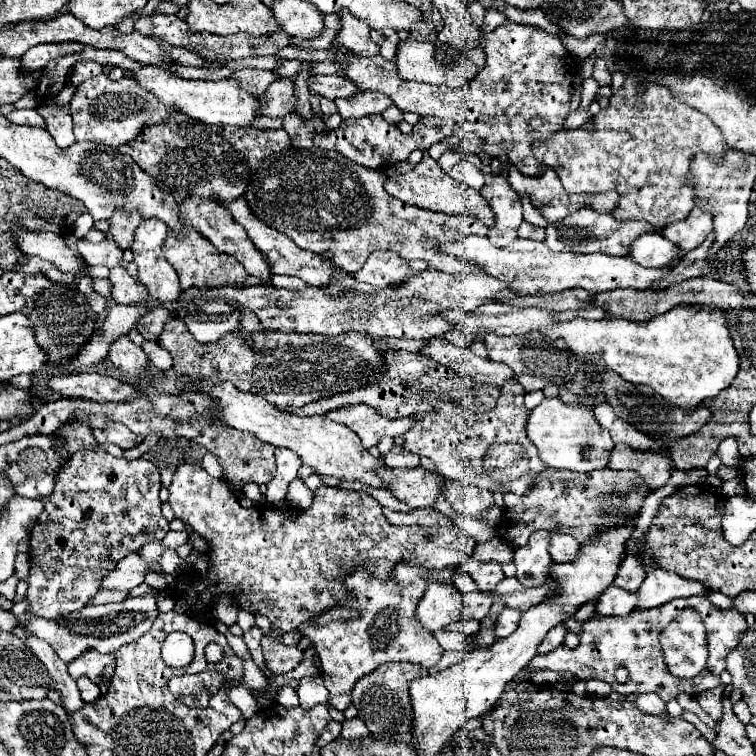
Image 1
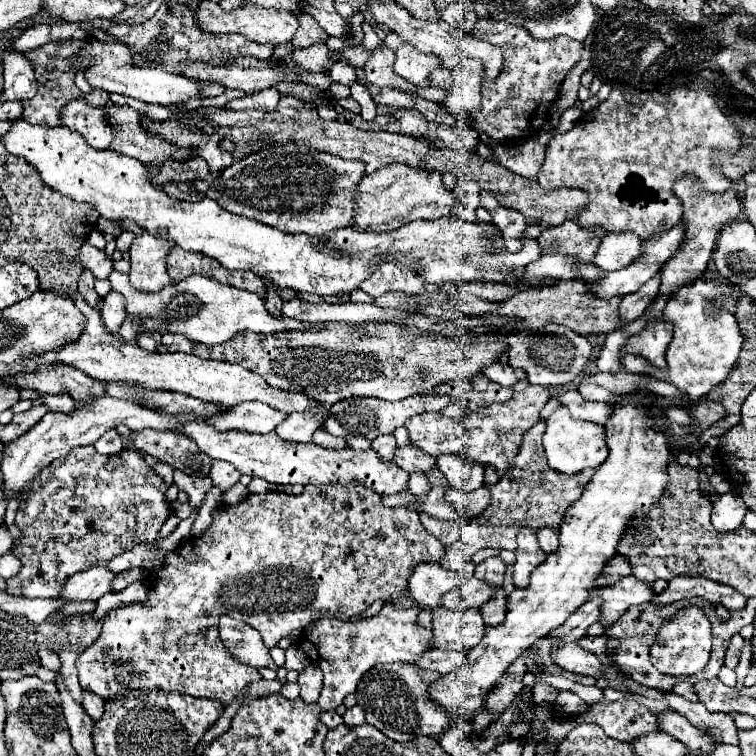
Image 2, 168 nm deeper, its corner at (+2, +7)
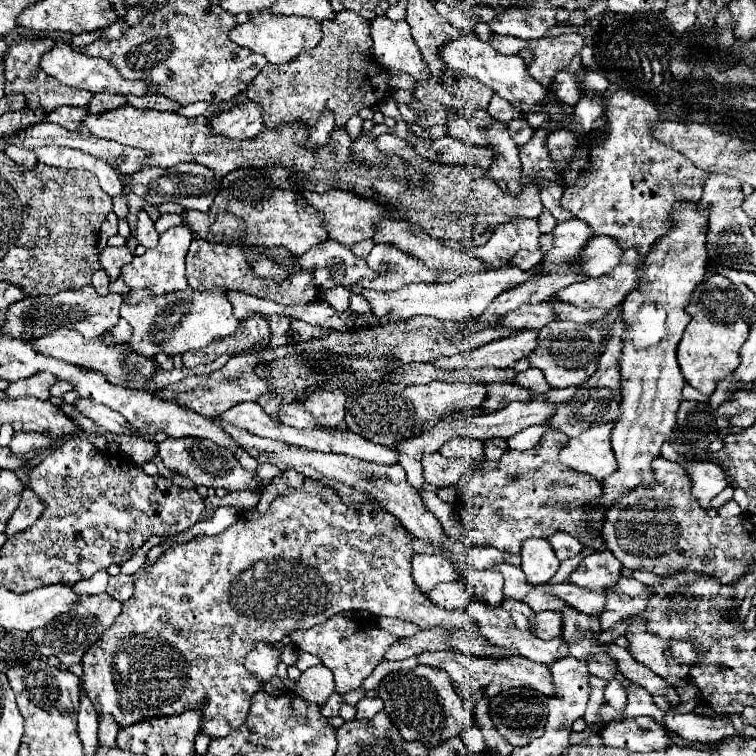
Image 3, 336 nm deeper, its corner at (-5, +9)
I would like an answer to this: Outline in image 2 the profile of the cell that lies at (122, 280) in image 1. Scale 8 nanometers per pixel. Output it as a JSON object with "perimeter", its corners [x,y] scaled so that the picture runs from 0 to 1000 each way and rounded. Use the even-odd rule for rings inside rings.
{"perimeter":[[[149,357],[144,362],[144,373],[152,386],[165,392],[168,415],[187,418],[189,437],[208,439],[208,442],[237,439],[245,447],[250,447],[255,452],[274,455],[274,458],[295,455],[303,447],[308,447],[308,442],[321,439],[321,437],[353,442],[353,439],[377,439],[377,437],[401,437],[401,439],[403,437],[425,437],[430,431],[425,426],[398,426],[398,423],[380,421],[380,418],[366,421],[353,413],[351,397],[343,389],[292,376],[276,365],[250,365],[208,389],[181,386],[171,376],[168,362],[155,360],[155,357]]]}

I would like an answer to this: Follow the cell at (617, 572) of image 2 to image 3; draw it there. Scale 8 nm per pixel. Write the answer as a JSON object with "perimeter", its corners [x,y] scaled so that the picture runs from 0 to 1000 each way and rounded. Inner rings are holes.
{"perimeter":[[[796,728],[770,738],[749,770],[778,780],[794,780],[815,772],[820,757],[823,757],[820,741],[807,728]]]}

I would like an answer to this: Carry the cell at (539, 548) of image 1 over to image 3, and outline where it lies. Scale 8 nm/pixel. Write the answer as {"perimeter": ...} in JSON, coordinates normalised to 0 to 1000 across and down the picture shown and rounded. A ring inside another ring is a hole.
{"perimeter":[[[701,712],[693,717],[688,733],[690,733],[690,754],[696,759],[696,770],[704,775],[728,770],[728,765],[741,751],[741,743],[735,741],[725,714]]]}

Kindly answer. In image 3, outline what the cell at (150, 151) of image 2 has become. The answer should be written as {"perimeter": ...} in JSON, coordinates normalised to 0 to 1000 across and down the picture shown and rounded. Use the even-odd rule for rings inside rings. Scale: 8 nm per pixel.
{"perimeter":[[[135,122],[135,124],[127,124],[119,138],[116,138],[116,148],[119,151],[127,151],[127,148],[143,148],[143,143],[159,143],[164,140],[167,132],[161,127],[153,127],[153,124],[143,124],[143,122]]]}

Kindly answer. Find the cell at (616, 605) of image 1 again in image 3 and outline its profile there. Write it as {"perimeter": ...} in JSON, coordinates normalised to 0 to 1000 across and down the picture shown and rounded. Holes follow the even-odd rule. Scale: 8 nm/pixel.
{"perimeter":[[[712,810],[706,815],[709,841],[717,847],[730,847],[743,841],[743,812],[741,810]]]}

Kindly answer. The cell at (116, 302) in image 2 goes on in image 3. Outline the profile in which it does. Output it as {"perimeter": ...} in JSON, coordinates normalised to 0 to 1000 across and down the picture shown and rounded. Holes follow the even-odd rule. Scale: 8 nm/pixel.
{"perimeter":[[[241,296],[241,299],[225,302],[225,304],[220,304],[217,310],[212,310],[212,320],[209,320],[206,328],[193,331],[188,339],[177,339],[177,344],[161,354],[161,370],[164,370],[172,381],[196,381],[198,385],[194,382],[173,382],[172,389],[164,392],[164,397],[169,397],[169,399],[184,399],[189,393],[200,392],[201,389],[204,389],[204,392],[217,392],[217,389],[225,389],[225,386],[246,384],[246,381],[249,381],[249,373],[246,373],[246,362],[243,362],[243,341],[246,341],[251,317],[254,317],[254,307],[251,307],[251,302],[246,302],[246,299]]]}

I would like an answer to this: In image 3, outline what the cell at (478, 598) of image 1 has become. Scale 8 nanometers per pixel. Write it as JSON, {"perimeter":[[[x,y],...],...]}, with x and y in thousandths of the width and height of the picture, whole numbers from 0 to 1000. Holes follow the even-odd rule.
{"perimeter":[[[574,831],[574,833],[558,833],[542,844],[524,847],[513,862],[508,865],[508,873],[534,873],[542,868],[553,868],[561,860],[571,857],[593,857],[590,852],[593,841],[587,841],[587,831]]]}

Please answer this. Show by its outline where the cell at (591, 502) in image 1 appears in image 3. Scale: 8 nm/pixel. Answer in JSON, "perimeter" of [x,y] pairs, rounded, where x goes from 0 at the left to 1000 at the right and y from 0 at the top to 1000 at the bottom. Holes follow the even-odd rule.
{"perimeter":[[[722,569],[717,582],[701,593],[701,595],[669,595],[664,601],[661,608],[656,611],[643,611],[640,619],[622,624],[619,630],[608,632],[608,656],[603,661],[603,677],[608,683],[608,690],[614,696],[614,709],[635,722],[651,722],[659,725],[661,730],[675,730],[675,733],[685,733],[693,714],[698,712],[730,712],[730,706],[735,704],[751,704],[759,712],[765,712],[770,720],[778,720],[778,725],[783,722],[783,728],[794,728],[802,725],[794,714],[796,701],[796,683],[788,675],[778,675],[786,672],[788,661],[796,653],[796,643],[788,640],[788,635],[783,635],[780,630],[765,627],[762,622],[751,619],[749,614],[743,614],[738,608],[741,595],[751,586],[754,579],[738,569]]]}

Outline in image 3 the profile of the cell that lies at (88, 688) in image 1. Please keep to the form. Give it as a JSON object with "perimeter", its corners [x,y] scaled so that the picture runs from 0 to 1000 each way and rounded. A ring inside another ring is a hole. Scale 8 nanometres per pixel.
{"perimeter":[[[138,947],[138,952],[132,952],[132,966],[130,966],[132,984],[138,984],[140,989],[153,989],[156,966],[159,963],[153,963],[153,958],[148,958],[148,952],[143,952],[143,947]]]}

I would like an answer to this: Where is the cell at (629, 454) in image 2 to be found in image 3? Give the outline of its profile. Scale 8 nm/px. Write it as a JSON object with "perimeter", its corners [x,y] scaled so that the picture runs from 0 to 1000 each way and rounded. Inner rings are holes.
{"perimeter":[[[894,270],[892,299],[886,310],[876,312],[854,339],[852,352],[847,354],[844,378],[823,399],[823,537],[820,553],[812,558],[810,569],[810,590],[817,608],[817,622],[799,635],[799,651],[794,659],[796,677],[802,677],[804,669],[812,667],[812,661],[817,661],[825,651],[841,646],[841,640],[862,640],[860,614],[873,603],[876,587],[889,577],[897,534],[902,529],[902,513],[907,508],[894,479],[894,458],[907,429],[913,426],[907,405],[915,384],[937,360],[937,333],[931,325],[934,304],[937,286],[934,280],[923,280],[923,270]]]}

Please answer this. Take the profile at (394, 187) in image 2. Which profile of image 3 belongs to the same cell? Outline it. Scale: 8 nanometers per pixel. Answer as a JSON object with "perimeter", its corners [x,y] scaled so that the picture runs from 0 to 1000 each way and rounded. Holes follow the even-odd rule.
{"perimeter":[[[405,251],[405,254],[397,257],[397,262],[407,272],[413,272],[421,283],[429,286],[434,315],[447,320],[447,323],[455,323],[455,325],[466,325],[466,323],[471,323],[476,317],[492,315],[492,296],[497,296],[497,291],[513,288],[513,280],[508,280],[508,275],[503,275],[503,270],[492,270],[492,265],[481,265],[476,259],[466,259],[466,254],[437,251],[437,254],[421,257],[421,254]]]}

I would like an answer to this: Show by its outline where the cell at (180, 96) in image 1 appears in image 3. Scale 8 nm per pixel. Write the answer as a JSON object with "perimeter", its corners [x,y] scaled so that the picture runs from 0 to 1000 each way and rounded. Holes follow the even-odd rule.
{"perimeter":[[[74,53],[71,63],[53,77],[53,90],[63,101],[79,106],[82,111],[90,111],[90,114],[98,114],[98,116],[108,116],[108,119],[116,119],[116,122],[148,122],[148,124],[190,127],[198,119],[190,108],[164,106],[159,98],[153,98],[153,90],[148,90],[148,85],[140,85],[140,79],[116,77],[116,74],[106,71],[103,66],[98,66],[93,58],[87,58],[82,53]]]}

